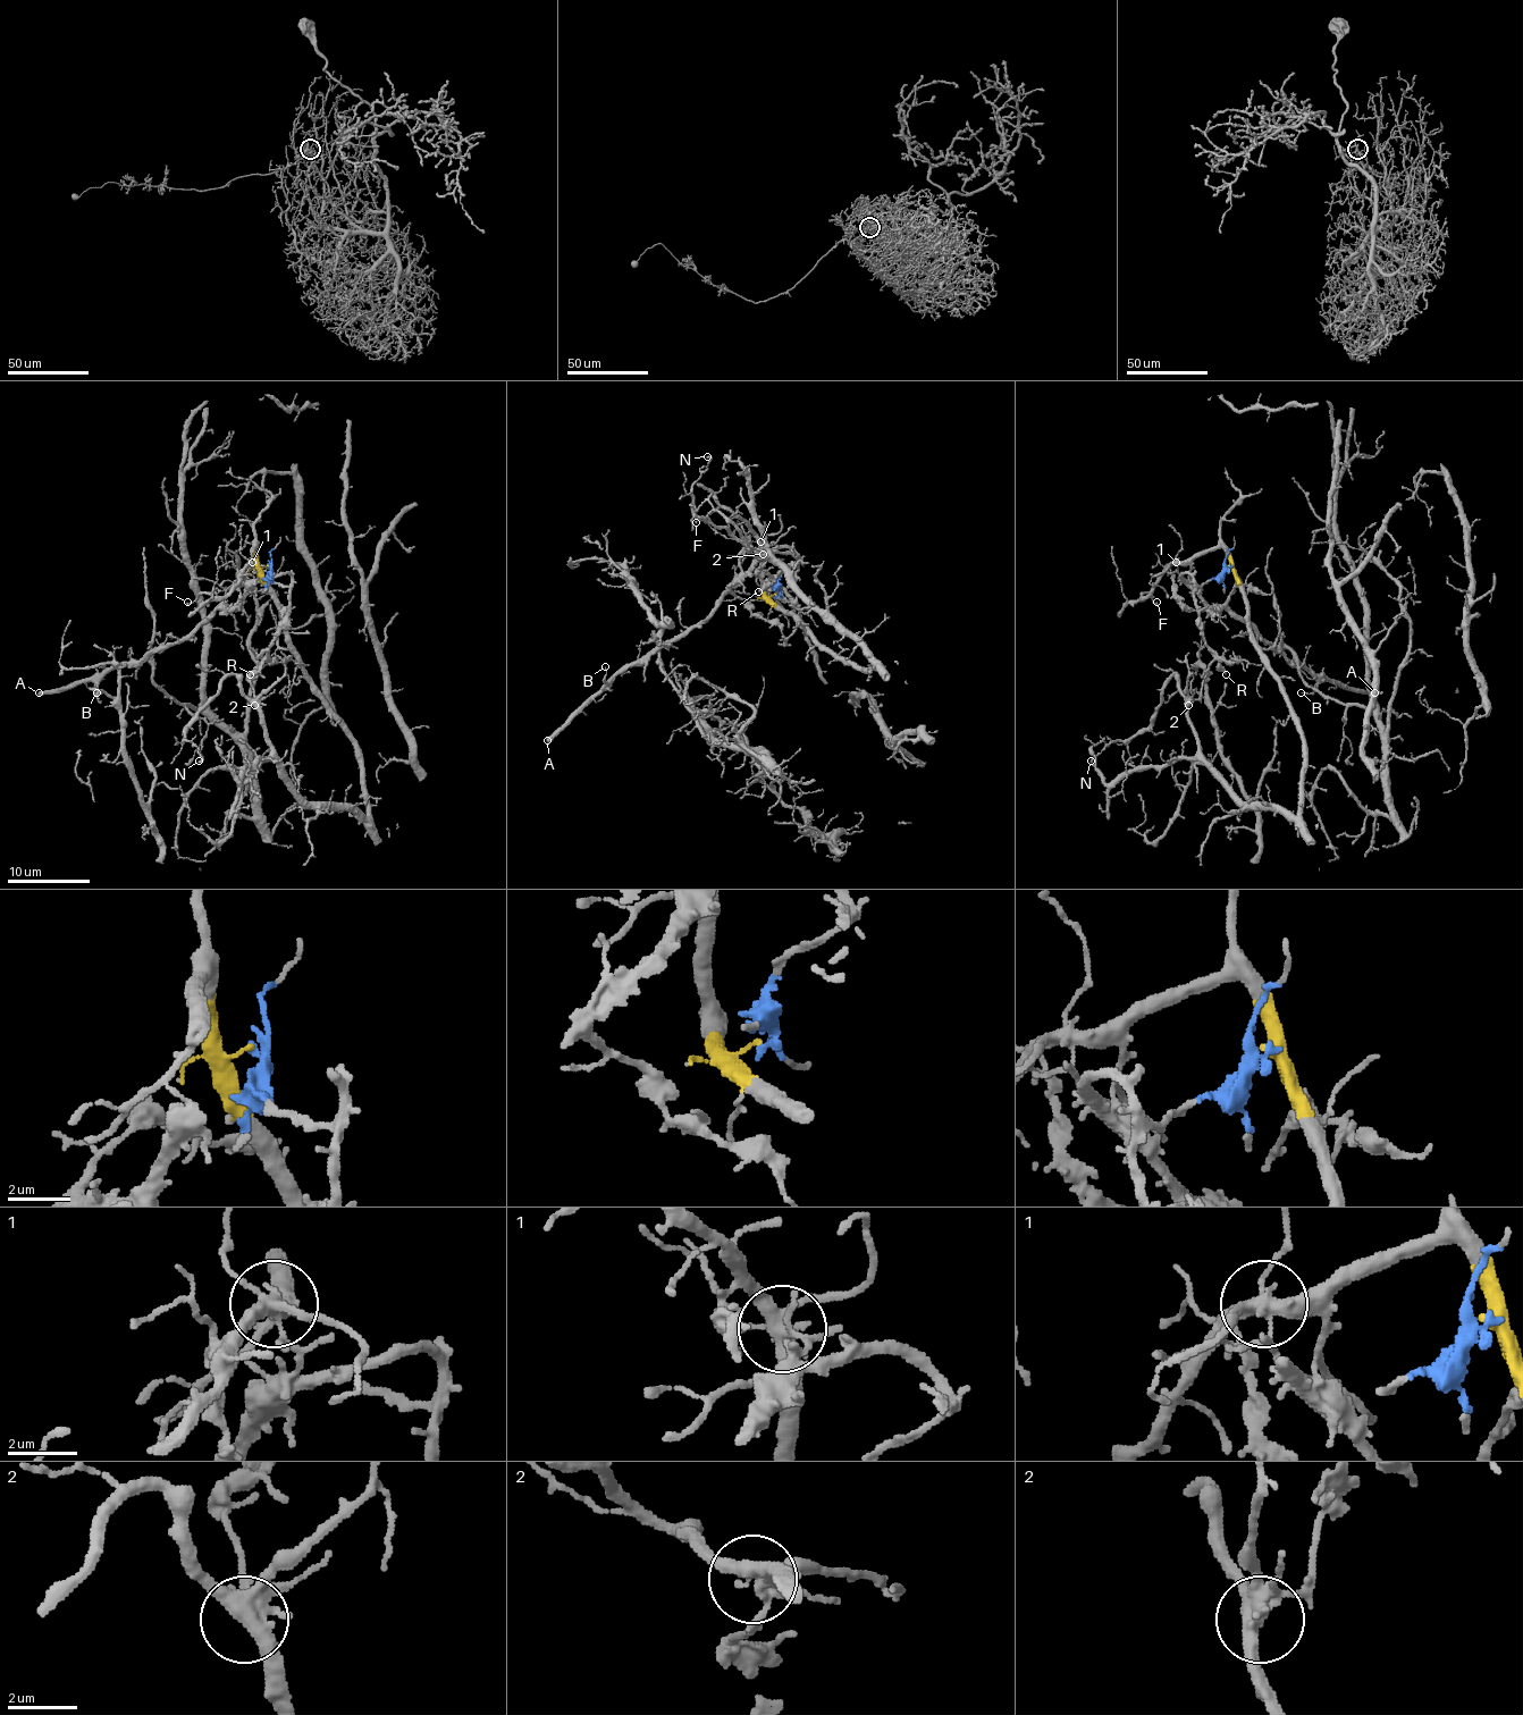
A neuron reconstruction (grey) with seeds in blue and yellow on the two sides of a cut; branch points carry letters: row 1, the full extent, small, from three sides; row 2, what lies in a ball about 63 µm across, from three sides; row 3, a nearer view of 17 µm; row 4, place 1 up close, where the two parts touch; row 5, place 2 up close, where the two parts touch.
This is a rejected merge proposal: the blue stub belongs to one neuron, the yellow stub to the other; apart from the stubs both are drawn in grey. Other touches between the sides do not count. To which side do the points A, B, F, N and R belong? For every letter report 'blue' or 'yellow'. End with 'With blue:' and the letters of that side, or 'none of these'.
A: blue
B: blue
F: yellow
N: yellow
R: blue
With blue: A, B, R

